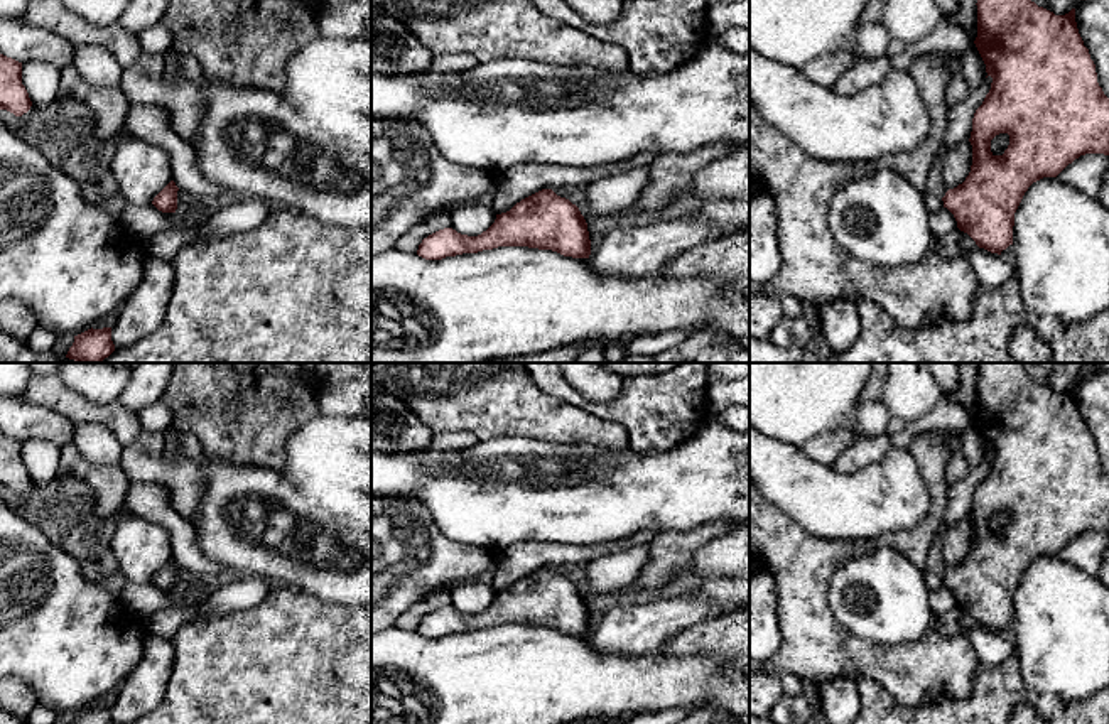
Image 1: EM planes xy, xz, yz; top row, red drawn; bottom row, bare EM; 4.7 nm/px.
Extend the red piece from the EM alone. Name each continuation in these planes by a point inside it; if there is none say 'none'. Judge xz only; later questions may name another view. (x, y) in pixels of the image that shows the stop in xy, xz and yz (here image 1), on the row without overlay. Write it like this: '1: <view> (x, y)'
none

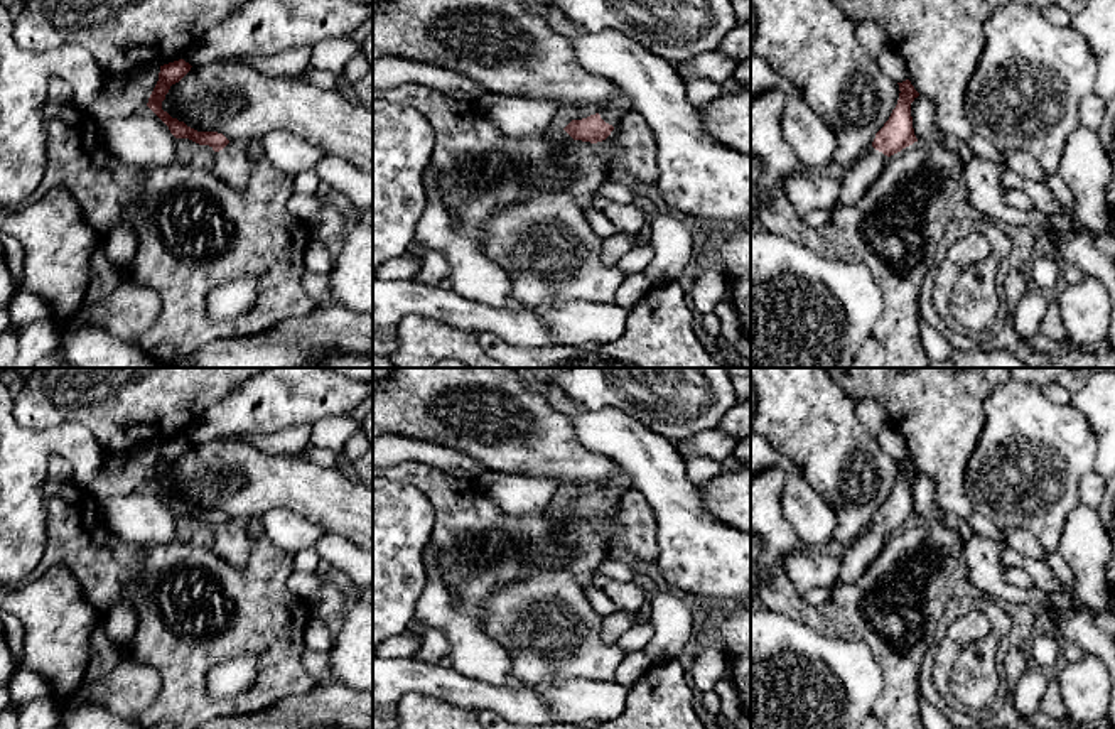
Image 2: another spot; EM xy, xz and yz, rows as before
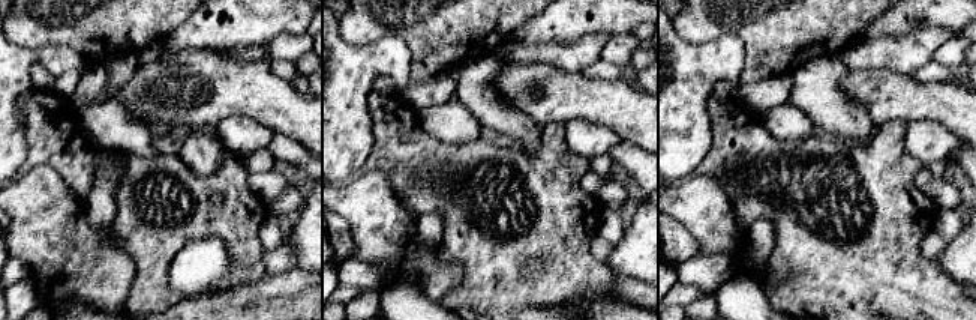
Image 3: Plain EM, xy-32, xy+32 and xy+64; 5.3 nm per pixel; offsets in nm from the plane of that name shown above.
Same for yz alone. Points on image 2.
1: yz (866, 549)

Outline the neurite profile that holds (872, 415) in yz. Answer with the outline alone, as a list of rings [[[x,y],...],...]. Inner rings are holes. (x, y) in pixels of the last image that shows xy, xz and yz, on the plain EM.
[[[862,398],[854,400],[854,405],[860,424],[869,434],[877,437],[881,430],[889,424],[889,415],[881,402]]]

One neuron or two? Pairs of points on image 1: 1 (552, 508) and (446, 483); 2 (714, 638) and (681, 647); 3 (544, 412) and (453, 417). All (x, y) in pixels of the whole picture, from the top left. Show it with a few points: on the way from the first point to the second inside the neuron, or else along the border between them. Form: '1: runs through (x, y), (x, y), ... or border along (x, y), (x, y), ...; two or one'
1: runs through (525, 493), (473, 493); one
2: runs through (706, 638), (689, 642); one
3: runs through (522, 412), (475, 414); one

